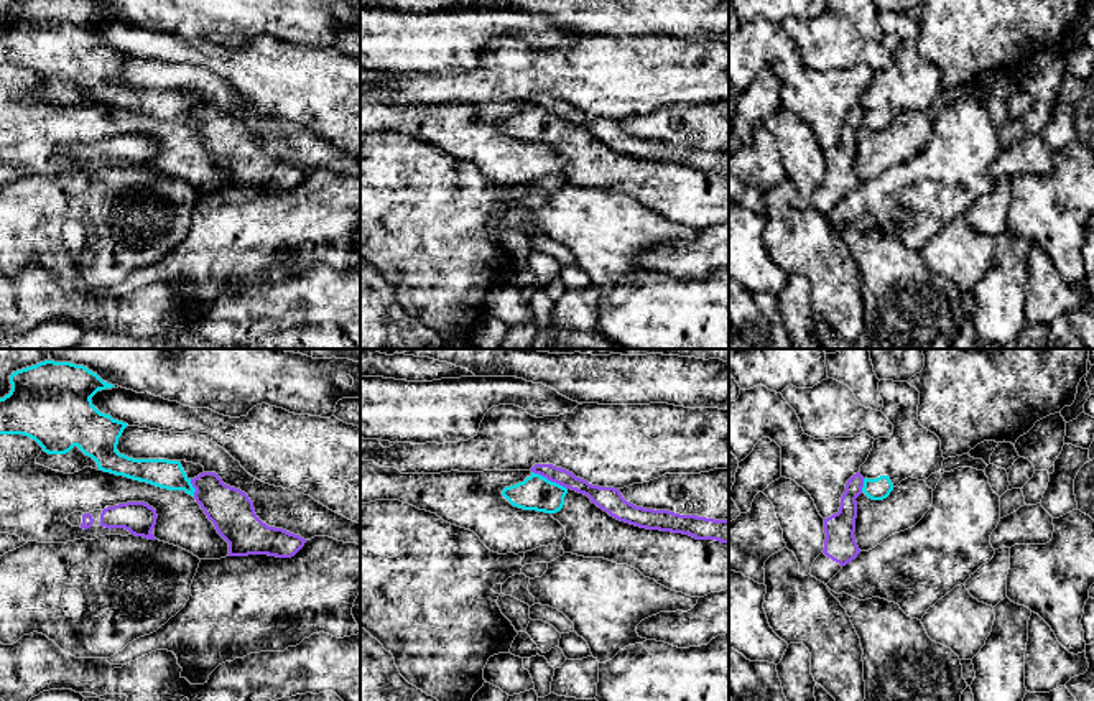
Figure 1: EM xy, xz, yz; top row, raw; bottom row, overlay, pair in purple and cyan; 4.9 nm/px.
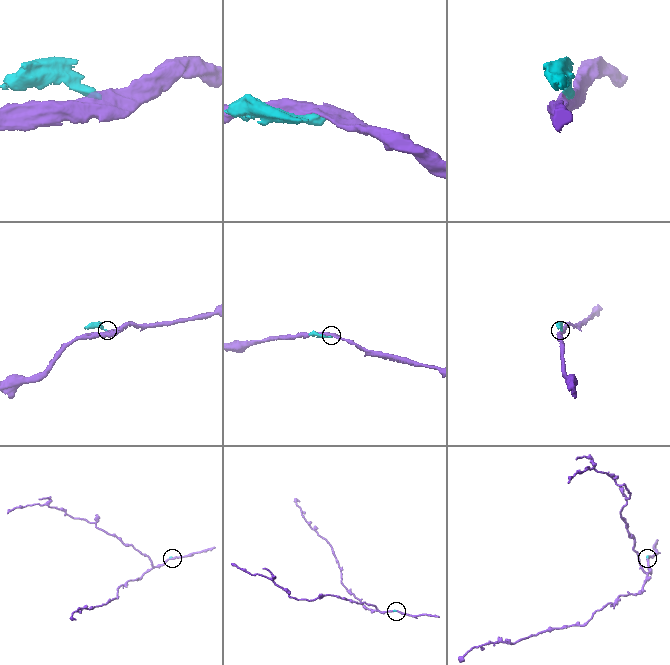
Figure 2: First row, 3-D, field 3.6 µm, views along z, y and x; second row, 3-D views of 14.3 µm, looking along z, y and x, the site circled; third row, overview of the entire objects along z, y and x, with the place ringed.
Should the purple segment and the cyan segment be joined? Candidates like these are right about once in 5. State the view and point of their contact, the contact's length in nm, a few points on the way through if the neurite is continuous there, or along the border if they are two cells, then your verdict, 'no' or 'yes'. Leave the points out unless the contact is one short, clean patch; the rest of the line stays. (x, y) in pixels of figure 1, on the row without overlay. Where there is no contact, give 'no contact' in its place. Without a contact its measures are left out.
xz (550, 111) | 200 nm | along xz (532, 102), (566, 120) | no

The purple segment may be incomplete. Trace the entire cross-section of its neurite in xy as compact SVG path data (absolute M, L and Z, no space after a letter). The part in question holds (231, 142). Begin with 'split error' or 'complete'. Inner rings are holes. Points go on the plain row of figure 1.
complete; M202 104L191 110L191 115L196 120L196 133L229 174L229 188L291 189L308 173L299 166L263 155L248 127L224 115L216 104Z

